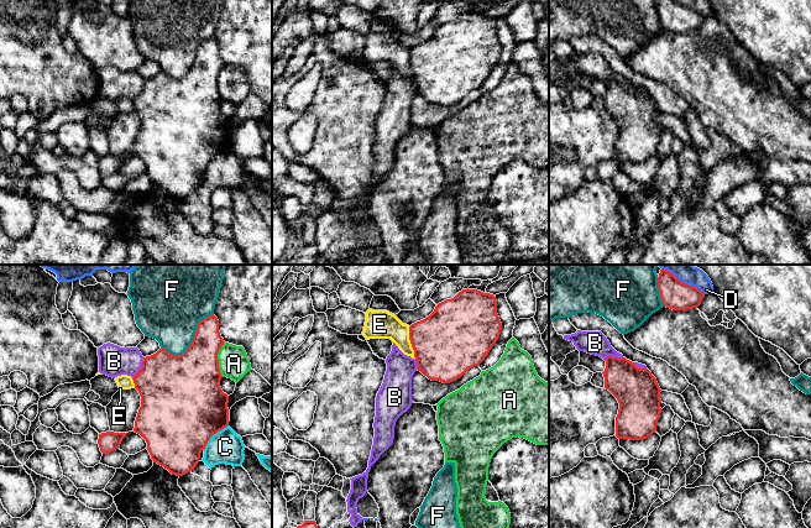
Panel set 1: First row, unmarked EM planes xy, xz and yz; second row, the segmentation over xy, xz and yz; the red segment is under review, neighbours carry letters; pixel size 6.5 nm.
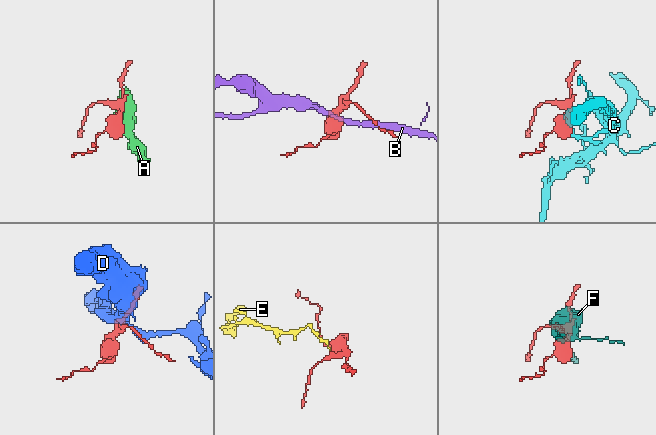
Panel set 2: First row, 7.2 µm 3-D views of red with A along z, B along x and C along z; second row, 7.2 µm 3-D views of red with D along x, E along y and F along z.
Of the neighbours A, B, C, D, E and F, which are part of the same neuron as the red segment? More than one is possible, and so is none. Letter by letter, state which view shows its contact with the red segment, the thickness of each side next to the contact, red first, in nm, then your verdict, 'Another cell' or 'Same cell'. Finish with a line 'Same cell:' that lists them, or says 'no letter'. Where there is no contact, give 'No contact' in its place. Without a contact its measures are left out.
A: Touches red in xy. Thickness 400 nm (red) against 200 nm. Another cell
B: Touches red in xy. Thickness 440 nm (red) against 200 nm. Another cell
C: Touches red in xy. Thickness 500 nm (red) against 220 nm. Another cell
D: Touches red in yz. Thickness 190 nm (red) against 160 nm. Another cell
E: Touches red in xz. Thickness 440 nm (red) against 190 nm. Another cell
F: Touches red in xy. Thickness 360 nm (red) against 400 nm. Another cell
Same cell: no letter

